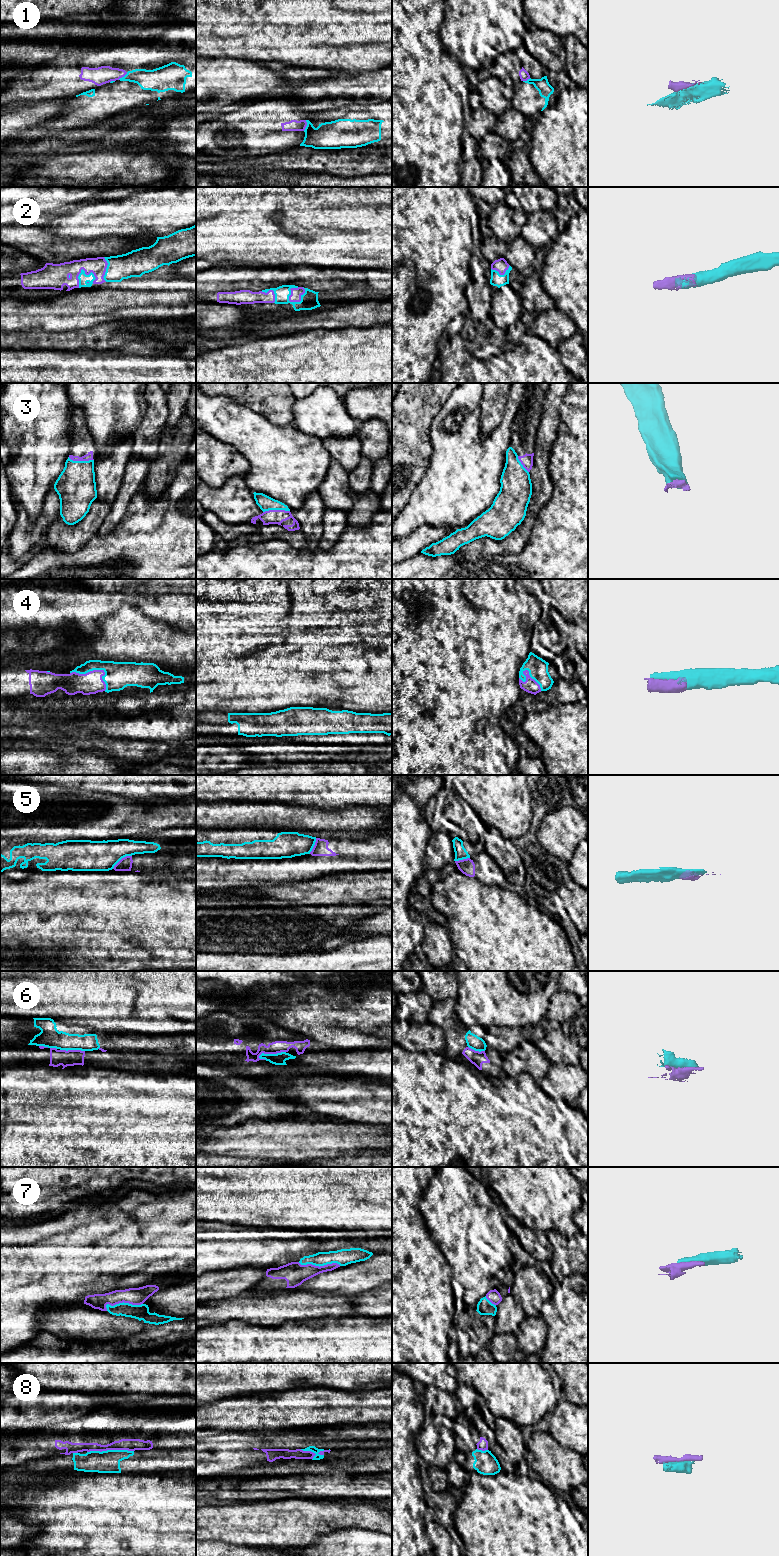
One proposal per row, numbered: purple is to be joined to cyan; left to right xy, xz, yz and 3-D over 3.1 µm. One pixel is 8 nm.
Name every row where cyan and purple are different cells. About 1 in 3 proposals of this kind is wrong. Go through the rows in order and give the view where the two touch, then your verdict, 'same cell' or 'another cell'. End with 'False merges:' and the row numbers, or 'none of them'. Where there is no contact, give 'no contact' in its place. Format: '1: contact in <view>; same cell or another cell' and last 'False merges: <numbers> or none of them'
1: contact in xz; another cell
2: contact in xz; same cell
3: contact in xz; same cell
4: contact in xy; same cell
5: contact in xy; another cell
6: contact in xz; another cell
7: contact in xy; same cell
8: contact in xy; another cell
False merges: 1, 5, 6, 8

